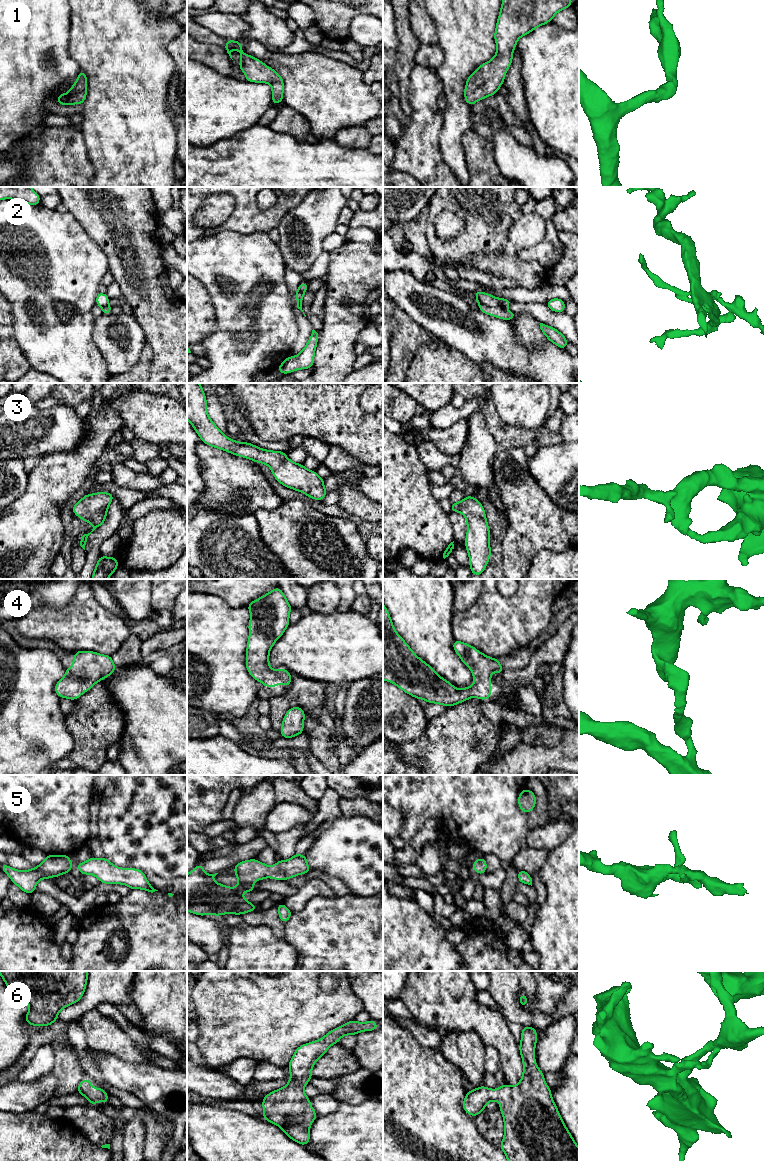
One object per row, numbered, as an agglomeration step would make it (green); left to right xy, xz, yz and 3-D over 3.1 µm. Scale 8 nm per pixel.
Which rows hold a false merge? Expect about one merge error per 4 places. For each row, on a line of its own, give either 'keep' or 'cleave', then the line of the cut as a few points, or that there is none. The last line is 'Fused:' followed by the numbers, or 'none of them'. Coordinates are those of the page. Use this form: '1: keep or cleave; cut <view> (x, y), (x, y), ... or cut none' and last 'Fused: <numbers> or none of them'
1: keep; cut none
2: cleave; cut yz (479, 303), (490, 307), (503, 308)
3: keep; cut none
4: keep; cut none
5: keep; cut none
6: keep; cut none
Fused: 2

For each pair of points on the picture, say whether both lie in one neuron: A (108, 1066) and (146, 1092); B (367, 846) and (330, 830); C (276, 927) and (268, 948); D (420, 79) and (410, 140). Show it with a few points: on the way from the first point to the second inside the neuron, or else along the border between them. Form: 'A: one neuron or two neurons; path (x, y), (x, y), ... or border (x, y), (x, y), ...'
A: one neuron; path (118, 1073), (134, 1078), (138, 1082)
B: one neuron; path (358, 846), (346, 846), (339, 839)
C: two neurons; border (252, 925), (266, 925), (275, 935), (283, 938)
D: one neuron; path (420, 94), (420, 125)

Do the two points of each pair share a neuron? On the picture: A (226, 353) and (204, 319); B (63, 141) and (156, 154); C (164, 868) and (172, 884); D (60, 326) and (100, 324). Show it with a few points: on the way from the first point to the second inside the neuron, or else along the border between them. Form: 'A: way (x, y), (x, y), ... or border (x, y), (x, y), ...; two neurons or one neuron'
A: border (215, 309), (215, 329), (200, 343); two neurons
B: border (80, 130), (86, 153), (93, 166); two neurons
C: border (146, 872), (152, 872), (164, 878), (176, 877); two neurons
D: border (94, 318), (92, 340), (98, 347); two neurons

